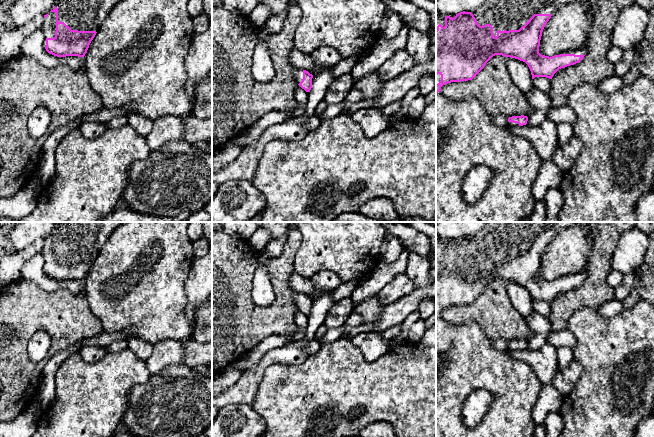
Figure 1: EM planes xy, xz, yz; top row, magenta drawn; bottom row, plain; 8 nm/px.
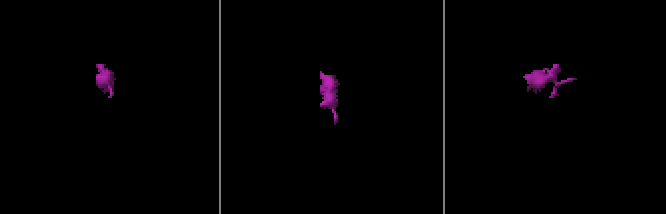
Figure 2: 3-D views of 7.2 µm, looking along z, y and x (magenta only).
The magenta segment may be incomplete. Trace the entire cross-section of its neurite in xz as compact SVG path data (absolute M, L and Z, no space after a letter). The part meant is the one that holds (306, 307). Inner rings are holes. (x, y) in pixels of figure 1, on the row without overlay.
M296 293L294 296L294 303L298 309L306 316L310 316L312 312L313 299L306 294Z

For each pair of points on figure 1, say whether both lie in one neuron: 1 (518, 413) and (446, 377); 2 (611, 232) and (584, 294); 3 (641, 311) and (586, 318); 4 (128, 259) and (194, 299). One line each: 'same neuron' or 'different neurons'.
1: same neuron
2: same neuron
3: same neuron
4: different neurons

